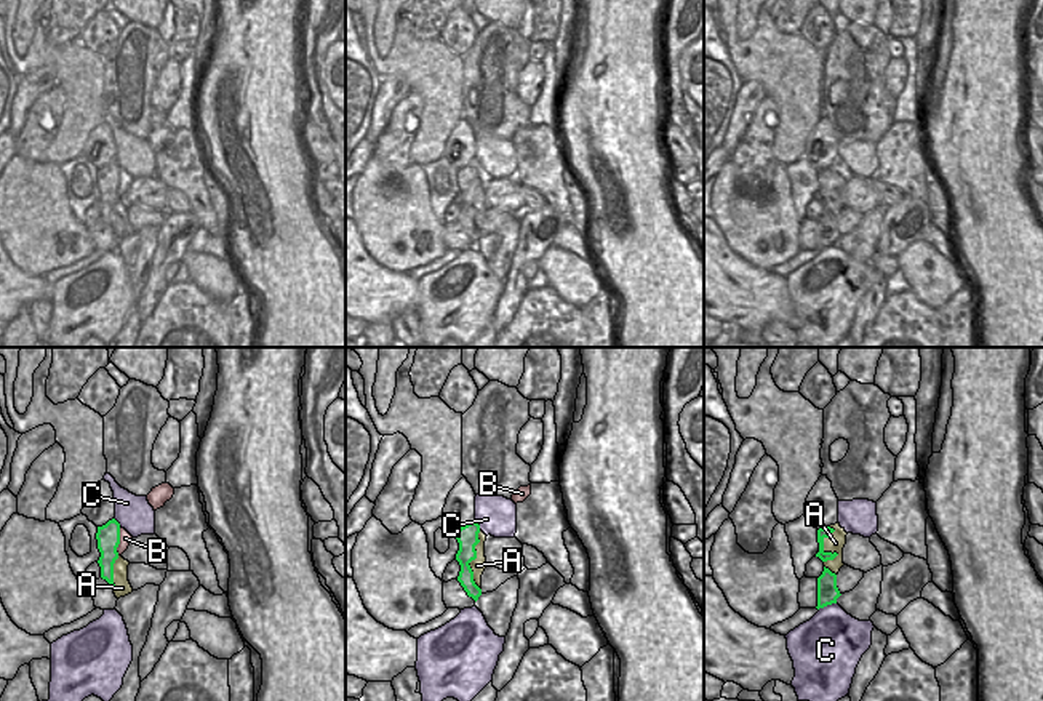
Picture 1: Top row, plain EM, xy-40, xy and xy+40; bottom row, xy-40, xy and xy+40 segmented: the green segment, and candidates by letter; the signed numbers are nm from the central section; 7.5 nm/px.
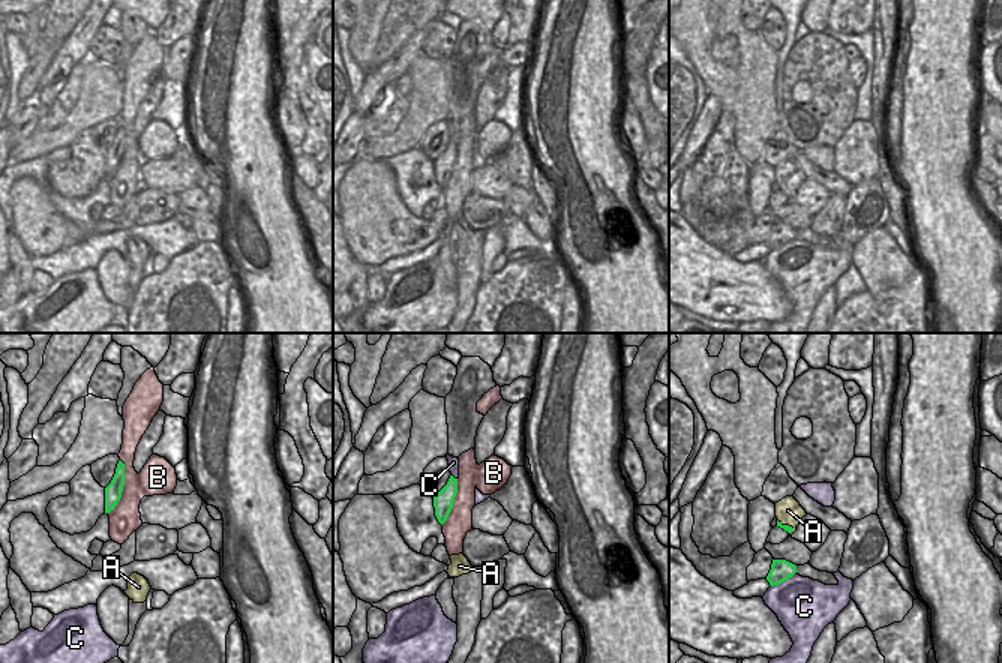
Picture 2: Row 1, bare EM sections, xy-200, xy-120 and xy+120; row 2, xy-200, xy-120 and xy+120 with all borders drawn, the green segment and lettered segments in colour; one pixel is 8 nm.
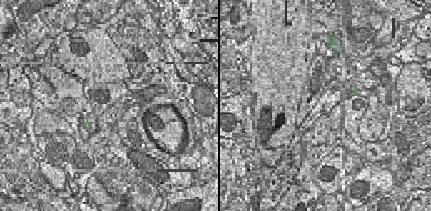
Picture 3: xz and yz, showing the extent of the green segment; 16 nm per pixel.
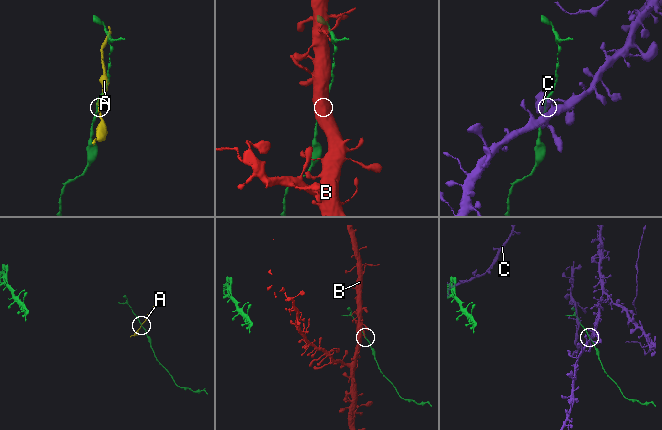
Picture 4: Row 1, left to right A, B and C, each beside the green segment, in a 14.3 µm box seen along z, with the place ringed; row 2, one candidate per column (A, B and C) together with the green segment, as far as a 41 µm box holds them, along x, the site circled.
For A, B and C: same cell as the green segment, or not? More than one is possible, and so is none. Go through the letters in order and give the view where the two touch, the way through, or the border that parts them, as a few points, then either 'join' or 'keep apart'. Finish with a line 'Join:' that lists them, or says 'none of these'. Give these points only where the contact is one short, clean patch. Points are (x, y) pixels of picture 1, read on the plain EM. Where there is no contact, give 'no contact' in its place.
A: contact in xy; keep apart
B: contact in xy-40; keep apart
C: contact in xy+40; keep apart
Join: none of these

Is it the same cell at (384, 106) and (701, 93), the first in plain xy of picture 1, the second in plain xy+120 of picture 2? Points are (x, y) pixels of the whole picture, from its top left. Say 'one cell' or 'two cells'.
two cells

